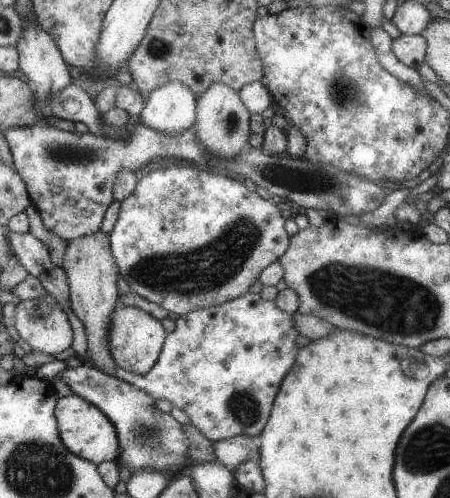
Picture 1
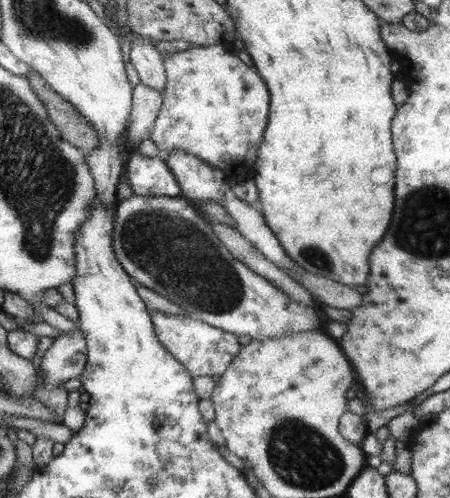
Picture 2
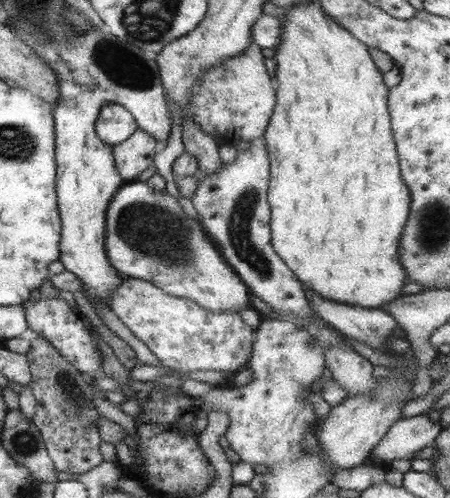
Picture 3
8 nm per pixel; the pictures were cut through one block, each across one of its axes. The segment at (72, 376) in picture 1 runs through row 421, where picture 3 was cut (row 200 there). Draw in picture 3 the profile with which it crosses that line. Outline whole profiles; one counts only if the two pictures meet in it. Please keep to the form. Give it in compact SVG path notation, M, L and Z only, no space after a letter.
M143 182L123 184L107 204L103 230L105 230L103 250L105 250L109 264L117 270L117 274L153 282L157 288L165 290L167 294L189 298L189 302L195 302L199 308L213 312L213 314L239 312L239 308L251 308L247 302L247 296L249 296L247 286L233 272L233 268L225 262L225 258L217 252L217 246L205 236L199 222L189 220L179 210L179 204L167 192L151 190Z

